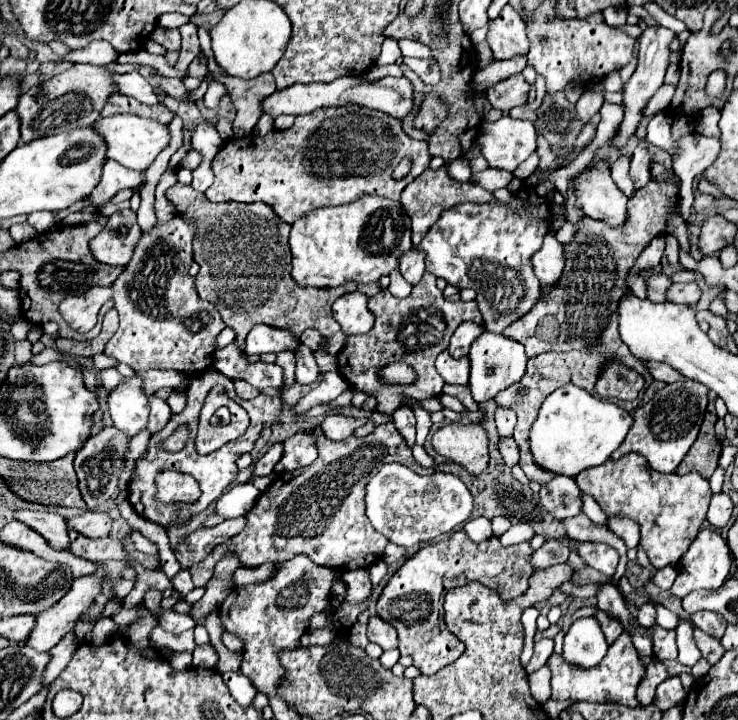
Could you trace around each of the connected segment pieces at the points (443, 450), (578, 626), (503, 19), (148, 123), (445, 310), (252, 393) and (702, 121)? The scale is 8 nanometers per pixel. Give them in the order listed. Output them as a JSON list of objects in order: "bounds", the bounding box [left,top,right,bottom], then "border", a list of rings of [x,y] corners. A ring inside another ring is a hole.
[{"bounds":[432,425,488,477],"border":[[[444,425],[432,435],[432,447],[474,477],[488,465],[488,437],[480,425]]]},{"bounds":[564,617,608,669],"border":[[[594,617],[576,619],[564,637],[564,661],[578,665],[582,669],[596,667],[608,651],[604,635],[600,635],[600,625]]]},{"bounds":[488,5,530,61],"border":[[[506,5],[502,9],[502,15],[490,21],[488,25],[490,25],[488,45],[494,53],[494,59],[504,61],[528,53],[530,43],[524,31],[524,19],[520,19],[520,13],[516,9]]]},{"bounds":[94,115,170,171],"border":[[[138,115],[106,117],[106,119],[96,121],[94,127],[104,135],[108,143],[108,159],[114,159],[120,165],[128,169],[136,169],[136,171],[146,171],[152,165],[152,161],[158,157],[158,153],[170,143],[168,125],[162,125],[146,117],[138,117]]]},{"bounds":[337,273,482,445],"border":[[[426,273],[422,277],[422,281],[412,287],[412,293],[406,299],[396,299],[396,297],[392,297],[390,291],[380,291],[378,295],[368,299],[368,307],[376,319],[374,327],[364,335],[347,336],[346,345],[337,355],[338,365],[340,365],[339,371],[351,386],[356,387],[356,391],[362,391],[366,395],[376,397],[376,401],[378,401],[376,411],[378,413],[392,415],[398,407],[402,407],[404,397],[416,399],[416,407],[412,407],[412,411],[416,415],[418,445],[424,445],[424,439],[430,431],[432,421],[430,421],[430,413],[420,407],[420,401],[430,399],[430,397],[438,397],[442,393],[442,387],[444,387],[444,379],[440,381],[440,375],[436,373],[434,361],[436,361],[440,351],[448,349],[450,337],[460,323],[464,323],[464,321],[482,323],[476,301],[468,301],[468,303],[446,301],[442,297],[442,291],[436,287],[436,277],[432,273]],[[400,305],[408,305],[408,315],[404,315],[404,307],[400,307]],[[404,319],[408,321],[406,327],[404,327]],[[396,357],[400,357],[402,361],[410,363],[416,369],[418,381],[414,385],[381,383],[380,367],[396,361]]]},{"bounds":[234,381,260,399],"border":[[[234,381],[234,385],[236,385],[236,395],[238,395],[240,399],[254,399],[254,397],[260,393],[258,389],[246,385],[244,381]]]},{"bounds":[696,107,720,137],"border":[[[706,107],[696,119],[696,131],[706,137],[720,137],[718,119],[720,119],[720,111],[716,107]]]}]

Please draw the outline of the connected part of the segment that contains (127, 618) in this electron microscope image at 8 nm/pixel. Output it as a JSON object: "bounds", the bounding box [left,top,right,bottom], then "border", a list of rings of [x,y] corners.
{"bounds":[110,607,140,627],"border":[[[120,607],[120,609],[116,609],[116,611],[112,613],[110,619],[112,619],[118,627],[124,627],[124,625],[132,623],[138,615],[140,615],[140,611],[136,611],[136,609],[124,609],[124,607]]]}

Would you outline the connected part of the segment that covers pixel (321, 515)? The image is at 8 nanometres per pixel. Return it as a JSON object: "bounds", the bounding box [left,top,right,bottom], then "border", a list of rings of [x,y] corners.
{"bounds":[190,421,434,587],"border":[[[392,421],[374,427],[366,437],[350,435],[338,443],[326,439],[322,431],[316,429],[316,449],[318,459],[312,465],[276,475],[274,483],[270,483],[246,513],[246,527],[242,533],[216,547],[216,551],[212,551],[202,563],[196,563],[196,567],[190,567],[194,587],[206,587],[216,563],[230,553],[238,557],[242,567],[258,567],[268,561],[284,563],[302,553],[316,565],[340,571],[370,567],[382,557],[388,539],[374,531],[368,517],[364,517],[364,487],[368,479],[384,463],[392,461],[402,463],[420,475],[432,475],[434,469],[426,469],[414,461],[412,449]]]}

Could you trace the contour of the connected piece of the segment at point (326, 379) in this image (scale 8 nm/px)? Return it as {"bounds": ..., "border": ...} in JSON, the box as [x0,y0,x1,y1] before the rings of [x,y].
{"bounds":[292,371,348,415],"border":[[[328,371],[322,375],[322,381],[318,383],[318,387],[314,387],[312,391],[308,391],[294,407],[292,411],[302,415],[304,411],[308,411],[310,407],[314,405],[320,405],[320,403],[328,403],[332,399],[336,399],[342,391],[346,391],[348,383],[342,379],[342,375],[338,371]]]}

